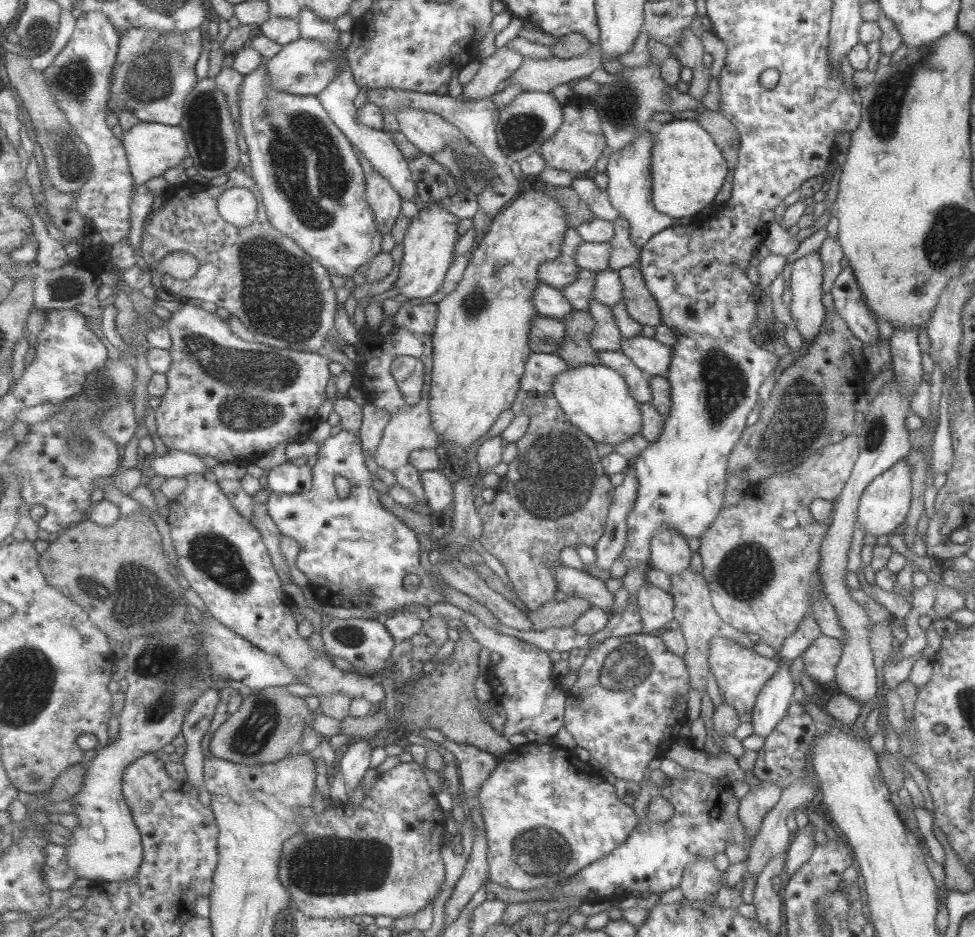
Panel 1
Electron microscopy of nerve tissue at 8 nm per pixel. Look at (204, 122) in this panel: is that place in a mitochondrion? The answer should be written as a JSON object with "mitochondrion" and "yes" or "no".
{"mitochondrion":"yes"}

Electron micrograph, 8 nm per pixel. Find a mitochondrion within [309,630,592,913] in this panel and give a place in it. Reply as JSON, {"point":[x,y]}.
{"point":[540,853]}

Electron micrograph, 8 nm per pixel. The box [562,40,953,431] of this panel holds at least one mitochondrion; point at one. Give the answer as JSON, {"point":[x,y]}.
{"point":[885,108]}

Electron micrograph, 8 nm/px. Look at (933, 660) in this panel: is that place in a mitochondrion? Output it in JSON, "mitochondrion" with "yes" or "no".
{"mitochondrion":"no"}

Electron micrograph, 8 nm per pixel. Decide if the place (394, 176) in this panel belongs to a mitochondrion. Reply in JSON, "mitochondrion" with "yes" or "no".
{"mitochondrion":"no"}

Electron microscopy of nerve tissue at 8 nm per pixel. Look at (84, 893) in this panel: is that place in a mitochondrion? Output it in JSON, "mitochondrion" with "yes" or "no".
{"mitochondrion":"no"}

